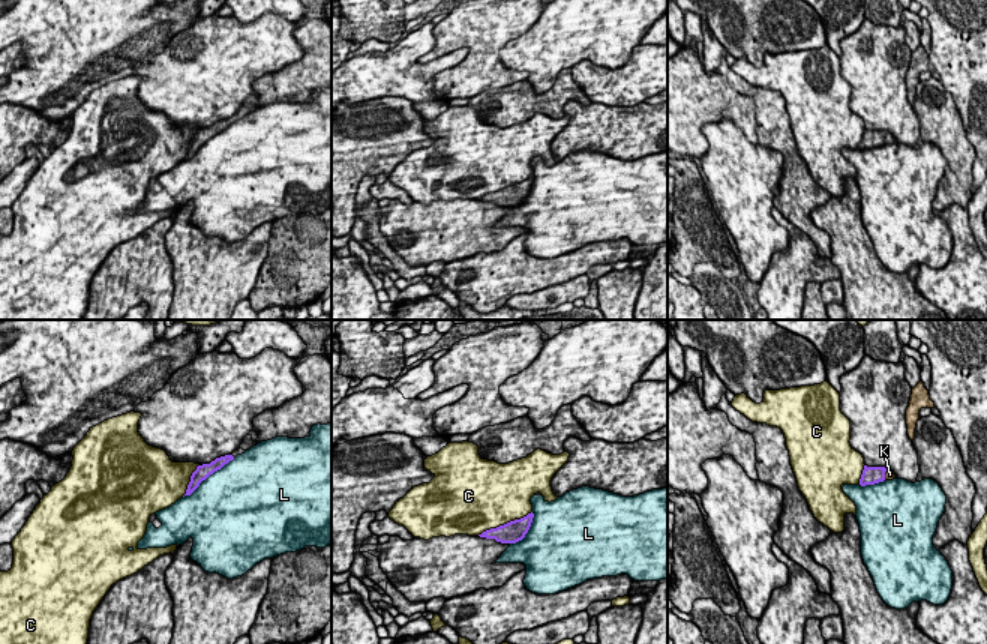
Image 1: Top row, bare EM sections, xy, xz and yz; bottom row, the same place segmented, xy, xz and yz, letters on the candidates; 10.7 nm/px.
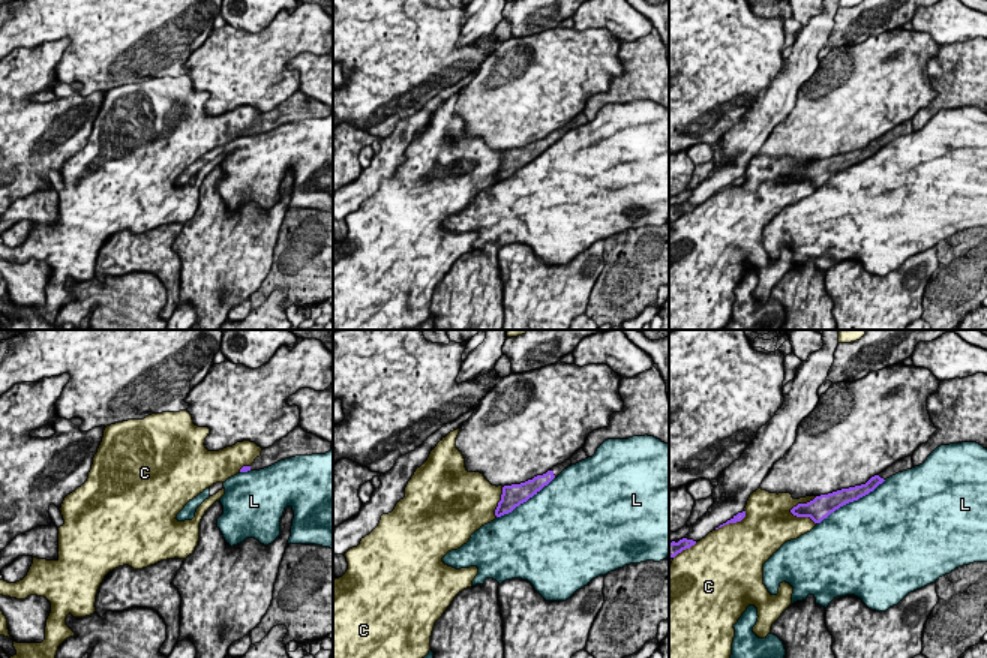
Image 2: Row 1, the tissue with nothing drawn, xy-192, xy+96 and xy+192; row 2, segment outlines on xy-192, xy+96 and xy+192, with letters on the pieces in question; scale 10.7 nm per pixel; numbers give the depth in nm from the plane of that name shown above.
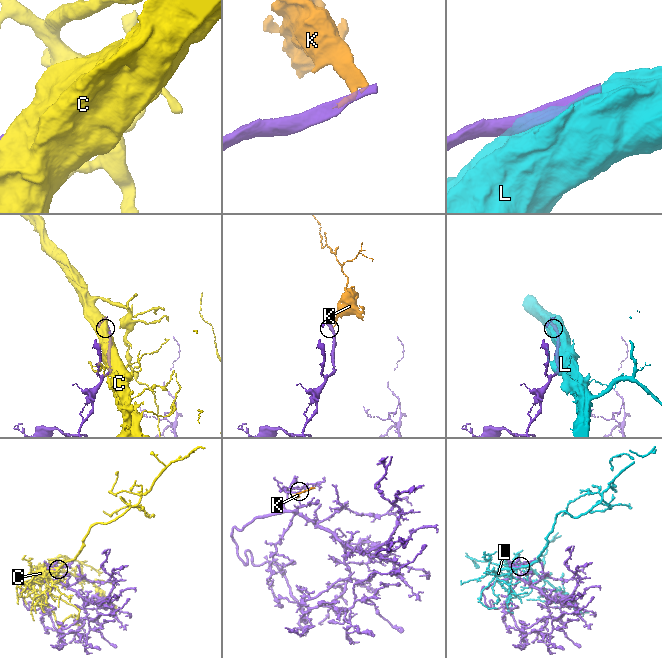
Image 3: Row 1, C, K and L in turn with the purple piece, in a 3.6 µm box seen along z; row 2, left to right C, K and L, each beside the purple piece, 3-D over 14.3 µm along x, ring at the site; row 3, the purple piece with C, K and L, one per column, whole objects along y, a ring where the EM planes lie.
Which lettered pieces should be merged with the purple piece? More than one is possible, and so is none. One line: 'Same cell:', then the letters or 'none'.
Same cell: K

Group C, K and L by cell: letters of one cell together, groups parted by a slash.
C / K / L

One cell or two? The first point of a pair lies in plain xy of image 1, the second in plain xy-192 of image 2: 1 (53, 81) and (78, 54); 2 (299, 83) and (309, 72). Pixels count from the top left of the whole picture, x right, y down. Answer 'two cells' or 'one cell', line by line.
1: one cell
2: one cell

